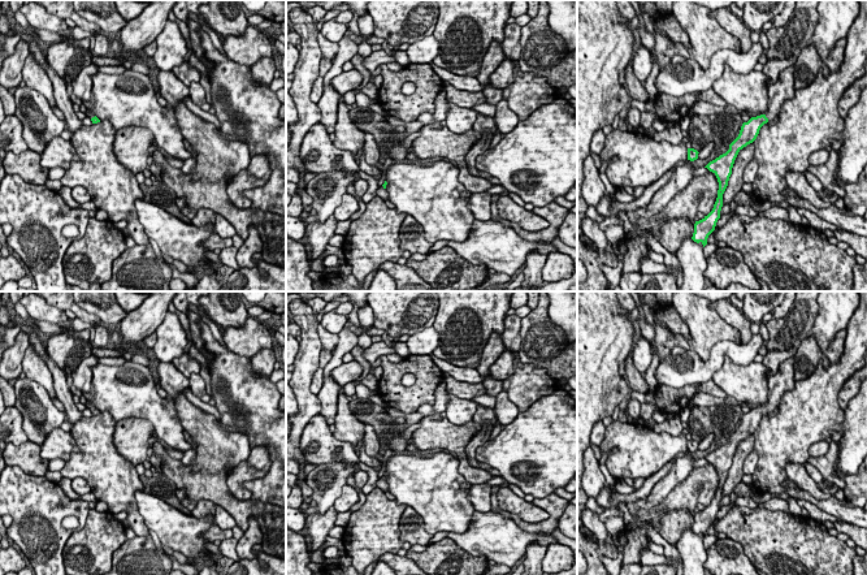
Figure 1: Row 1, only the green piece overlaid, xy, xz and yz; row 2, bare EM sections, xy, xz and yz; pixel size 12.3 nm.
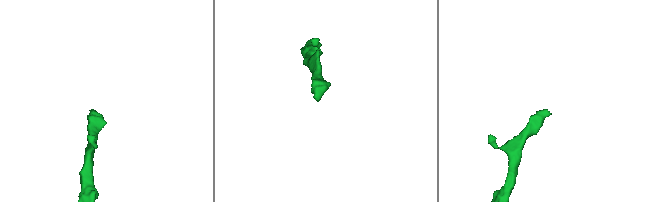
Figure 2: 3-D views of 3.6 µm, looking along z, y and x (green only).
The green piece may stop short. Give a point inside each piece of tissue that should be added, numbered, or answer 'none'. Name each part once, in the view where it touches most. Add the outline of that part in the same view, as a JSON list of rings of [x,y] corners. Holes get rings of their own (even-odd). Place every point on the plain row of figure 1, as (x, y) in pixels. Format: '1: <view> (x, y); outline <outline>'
1: yz (783, 380); outline [[[788,358],[780,363],[779,371],[768,380],[768,402],[764,405],[768,412],[773,411],[788,390],[794,389],[794,358]]]

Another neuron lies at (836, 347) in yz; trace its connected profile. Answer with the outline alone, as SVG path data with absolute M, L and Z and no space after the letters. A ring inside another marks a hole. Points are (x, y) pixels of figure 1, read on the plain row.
M842 329L831 341L827 351L827 358L829 359L829 363L840 363L840 359L842 358L845 351L845 338L846 330Z

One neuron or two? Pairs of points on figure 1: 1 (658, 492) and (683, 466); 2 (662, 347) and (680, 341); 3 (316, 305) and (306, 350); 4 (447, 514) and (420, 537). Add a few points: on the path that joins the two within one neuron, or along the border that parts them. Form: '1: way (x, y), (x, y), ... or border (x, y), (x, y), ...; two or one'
1: way (664, 485), (677, 472); one
2: way (666, 344), (676, 341); one
3: border (307, 305), (313, 310); two
4: border (410, 506), (423, 519), (423, 527), (432, 535); two

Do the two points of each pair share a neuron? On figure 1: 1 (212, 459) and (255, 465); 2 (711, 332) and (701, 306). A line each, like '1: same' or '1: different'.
1: different
2: same

